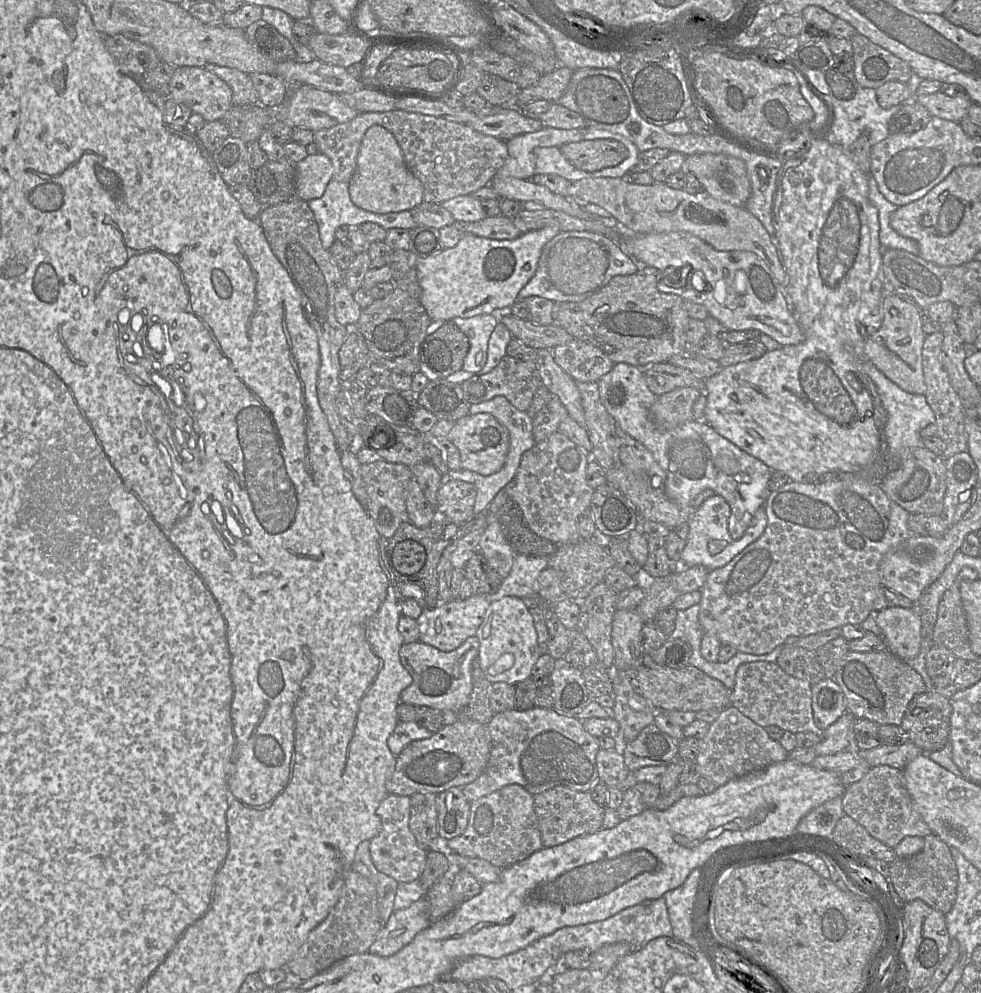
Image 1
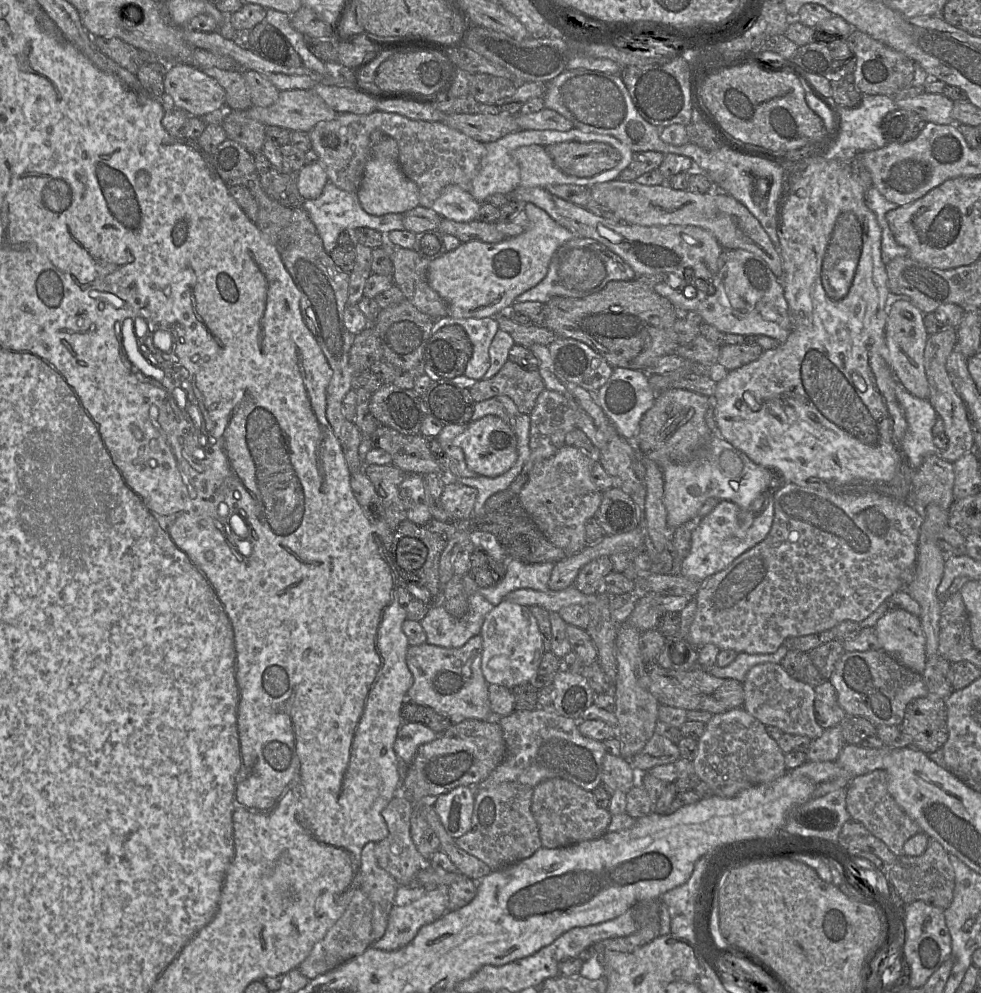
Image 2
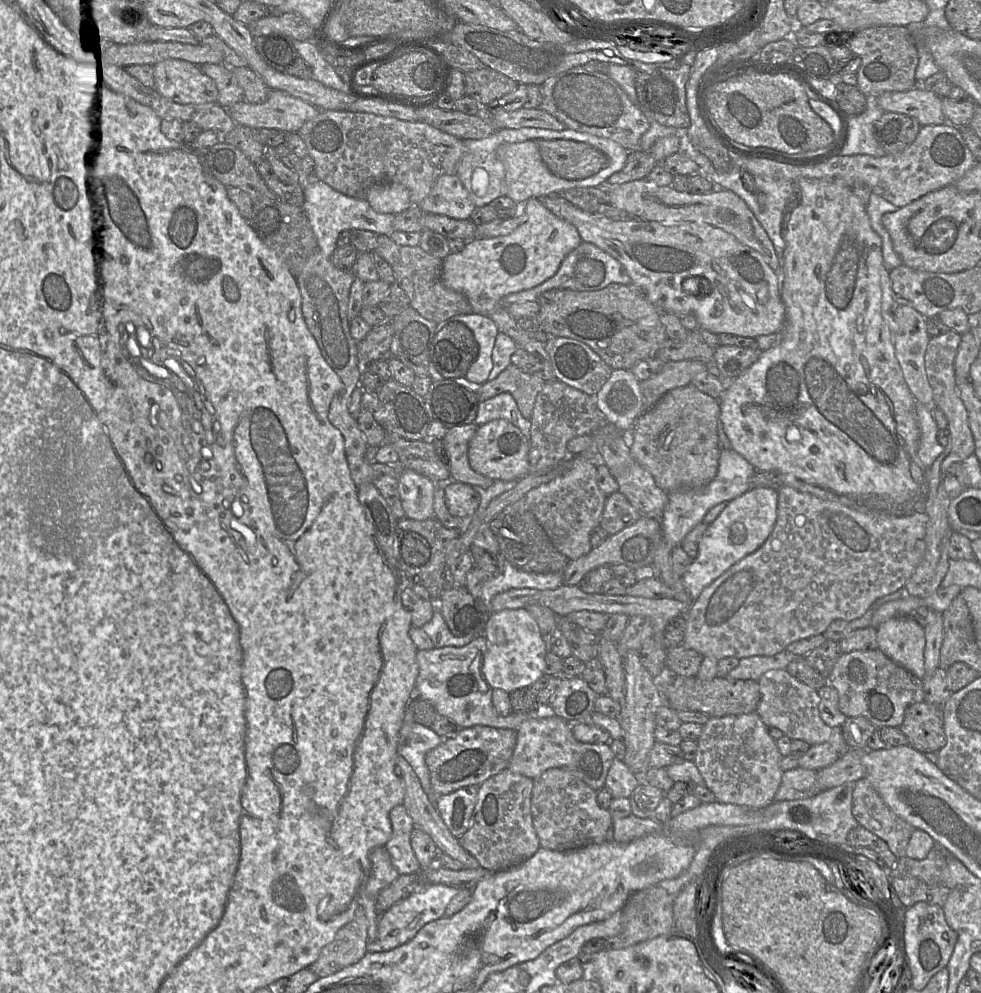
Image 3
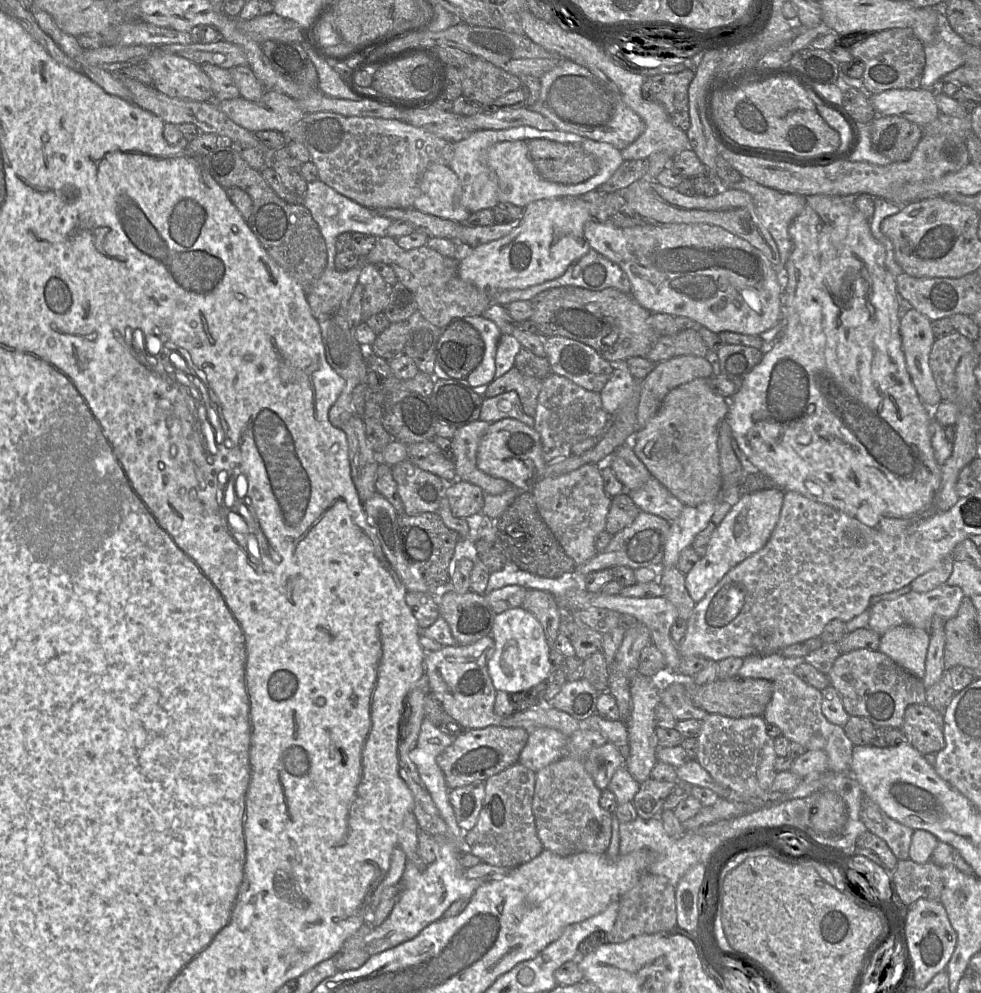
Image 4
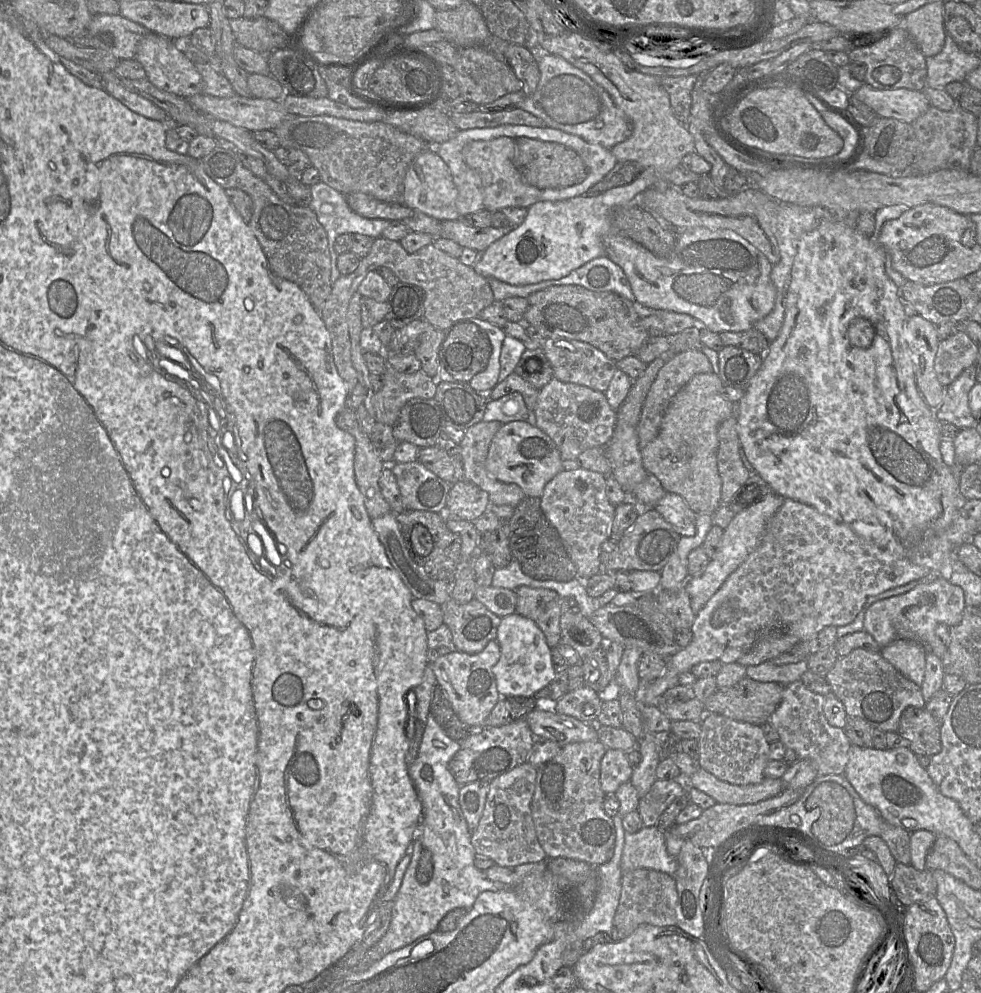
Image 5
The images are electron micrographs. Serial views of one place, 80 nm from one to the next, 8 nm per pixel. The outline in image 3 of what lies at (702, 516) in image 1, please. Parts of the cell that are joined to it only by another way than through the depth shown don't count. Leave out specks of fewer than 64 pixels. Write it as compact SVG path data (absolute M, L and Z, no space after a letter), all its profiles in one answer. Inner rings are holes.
M753 488L730 500L720 515L708 525L699 542L697 557L682 576L684 586L693 601L705 587L767 540L776 522L777 502L778 490Z

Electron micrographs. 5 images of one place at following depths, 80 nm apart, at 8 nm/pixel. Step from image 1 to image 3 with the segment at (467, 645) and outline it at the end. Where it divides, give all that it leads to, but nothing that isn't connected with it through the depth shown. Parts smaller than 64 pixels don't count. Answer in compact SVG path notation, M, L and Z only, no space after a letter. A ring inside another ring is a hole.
M479 636L470 643L461 646L435 647L417 651L416 659L419 666L419 673L416 679L415 695L432 704L436 711L451 719L459 728L469 728L475 725L490 726L494 728L507 728L515 730L532 714L536 713L514 713L508 716L499 715L492 705L493 688L487 683L482 675L482 663L487 650L485 636Z

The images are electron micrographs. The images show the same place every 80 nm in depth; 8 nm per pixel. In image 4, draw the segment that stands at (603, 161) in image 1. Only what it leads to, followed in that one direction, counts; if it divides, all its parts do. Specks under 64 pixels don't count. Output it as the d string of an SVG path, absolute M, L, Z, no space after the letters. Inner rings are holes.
M535 138L527 142L537 173L559 184L578 184L599 172L598 160L577 144Z

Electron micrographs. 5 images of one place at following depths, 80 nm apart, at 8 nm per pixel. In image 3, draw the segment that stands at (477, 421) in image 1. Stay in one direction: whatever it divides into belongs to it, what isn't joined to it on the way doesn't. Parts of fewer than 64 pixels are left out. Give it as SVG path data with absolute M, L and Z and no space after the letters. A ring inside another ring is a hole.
M504 419L480 425L468 448L469 464L474 471L493 480L520 480L529 474L529 438Z

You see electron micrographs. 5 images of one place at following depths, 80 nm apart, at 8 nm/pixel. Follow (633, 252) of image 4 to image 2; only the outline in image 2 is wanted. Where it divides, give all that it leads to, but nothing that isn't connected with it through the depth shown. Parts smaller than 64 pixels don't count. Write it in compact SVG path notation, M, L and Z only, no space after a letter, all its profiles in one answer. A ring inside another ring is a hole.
M518 186L511 194L511 200L533 203L543 209L558 224L570 230L575 236L592 238L605 245L620 256L637 276L662 275L665 280L655 285L655 291L669 299L680 312L695 311L705 323L711 324L723 333L741 335L765 335L784 342L792 329L789 304L784 294L781 280L772 272L767 263L756 254L744 249L723 247L709 231L690 225L641 226L610 221L598 216L585 207L566 201L545 188ZM704 280L707 287L700 290L695 286L697 281Z

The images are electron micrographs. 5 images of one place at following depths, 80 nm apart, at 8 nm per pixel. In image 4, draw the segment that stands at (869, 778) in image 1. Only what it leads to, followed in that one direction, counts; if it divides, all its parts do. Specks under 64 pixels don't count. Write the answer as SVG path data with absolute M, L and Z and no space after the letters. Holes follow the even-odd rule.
M866 795L862 799L860 819L868 831L887 843L898 860L909 859L909 848L914 830L890 818Z

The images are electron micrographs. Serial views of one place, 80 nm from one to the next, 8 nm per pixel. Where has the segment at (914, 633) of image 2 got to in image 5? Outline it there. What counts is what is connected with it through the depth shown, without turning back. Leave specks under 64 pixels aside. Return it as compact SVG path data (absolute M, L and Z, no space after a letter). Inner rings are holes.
M897 639L882 647L880 654L905 677L921 687L927 655L927 648L922 643Z

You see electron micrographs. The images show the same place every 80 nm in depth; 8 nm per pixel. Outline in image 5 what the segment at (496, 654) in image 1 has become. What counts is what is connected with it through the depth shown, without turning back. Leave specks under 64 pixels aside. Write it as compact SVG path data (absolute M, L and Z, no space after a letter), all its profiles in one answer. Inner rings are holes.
M517 613L501 618L497 629L496 639L500 648L499 661L492 668L496 680L496 688L501 698L513 696L533 697L534 694L549 685L555 676L555 669L551 658L551 649L547 645L545 636L537 624Z

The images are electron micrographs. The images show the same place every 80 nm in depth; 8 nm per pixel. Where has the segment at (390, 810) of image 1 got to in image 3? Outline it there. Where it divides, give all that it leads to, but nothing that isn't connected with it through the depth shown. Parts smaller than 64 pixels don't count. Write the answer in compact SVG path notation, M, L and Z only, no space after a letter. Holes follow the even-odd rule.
M404 804L392 808L389 813L392 824L392 837L385 844L391 863L400 875L418 871L421 866L411 845L414 824Z

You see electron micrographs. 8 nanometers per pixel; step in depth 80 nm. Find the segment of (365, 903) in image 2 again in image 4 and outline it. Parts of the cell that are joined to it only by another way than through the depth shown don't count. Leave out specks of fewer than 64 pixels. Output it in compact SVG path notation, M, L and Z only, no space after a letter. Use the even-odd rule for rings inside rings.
M369 923L361 926L357 933L344 942L340 951L332 958L338 971L347 971L360 968L370 957L365 950L364 937L371 932Z

